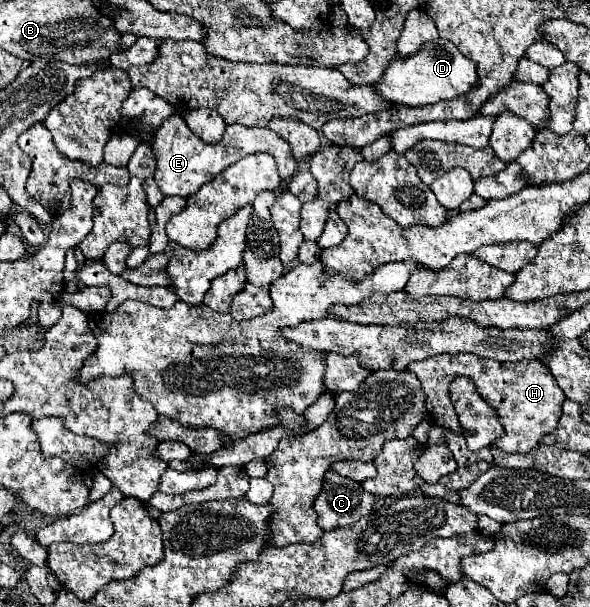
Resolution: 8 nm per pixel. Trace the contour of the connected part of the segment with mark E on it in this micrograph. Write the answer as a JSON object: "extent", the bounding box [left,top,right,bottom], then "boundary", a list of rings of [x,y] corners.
{"extent":[153,113,297,197],"boundary":[[[173,113],[163,121],[163,125],[153,137],[153,153],[157,159],[157,169],[153,177],[163,195],[181,195],[181,197],[193,195],[195,191],[199,191],[203,183],[211,181],[221,171],[231,167],[235,161],[253,153],[271,155],[279,167],[279,177],[283,181],[289,179],[297,169],[297,161],[291,153],[291,145],[287,145],[287,141],[277,137],[277,133],[271,133],[269,127],[245,127],[233,123],[227,125],[225,135],[215,145],[207,145],[201,141],[201,137],[195,137],[195,133],[191,133],[181,113]]]}

